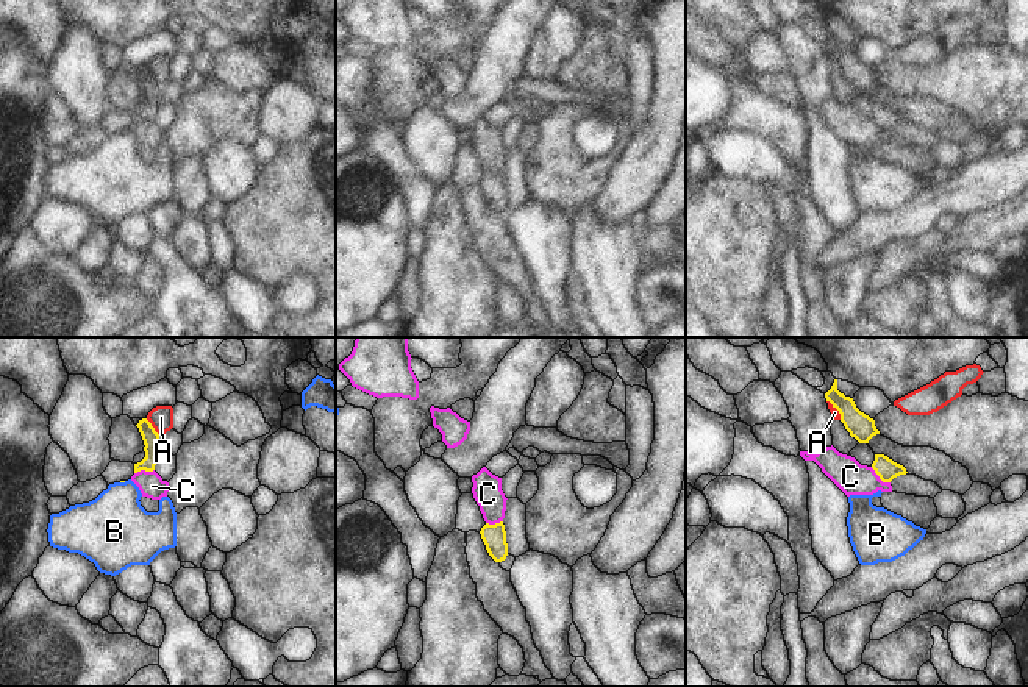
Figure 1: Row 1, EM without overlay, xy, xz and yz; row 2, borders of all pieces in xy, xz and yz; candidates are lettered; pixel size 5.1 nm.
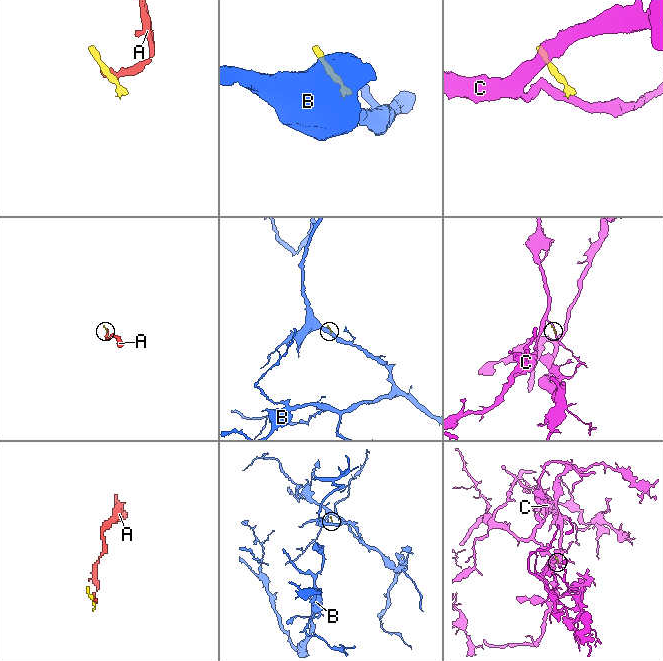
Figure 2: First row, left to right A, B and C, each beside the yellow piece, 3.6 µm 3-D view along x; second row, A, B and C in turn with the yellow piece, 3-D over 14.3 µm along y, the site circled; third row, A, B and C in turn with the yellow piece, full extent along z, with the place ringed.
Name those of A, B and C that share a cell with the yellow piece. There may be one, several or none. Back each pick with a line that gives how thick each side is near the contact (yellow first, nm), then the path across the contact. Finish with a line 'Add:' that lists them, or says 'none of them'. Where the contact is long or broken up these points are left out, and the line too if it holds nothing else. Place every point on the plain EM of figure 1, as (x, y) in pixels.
B: 20 nm thick on the yellow side, 360 nm on the other; runs through xy (121, 131), (122, 131), (114, 178)
Add: B

